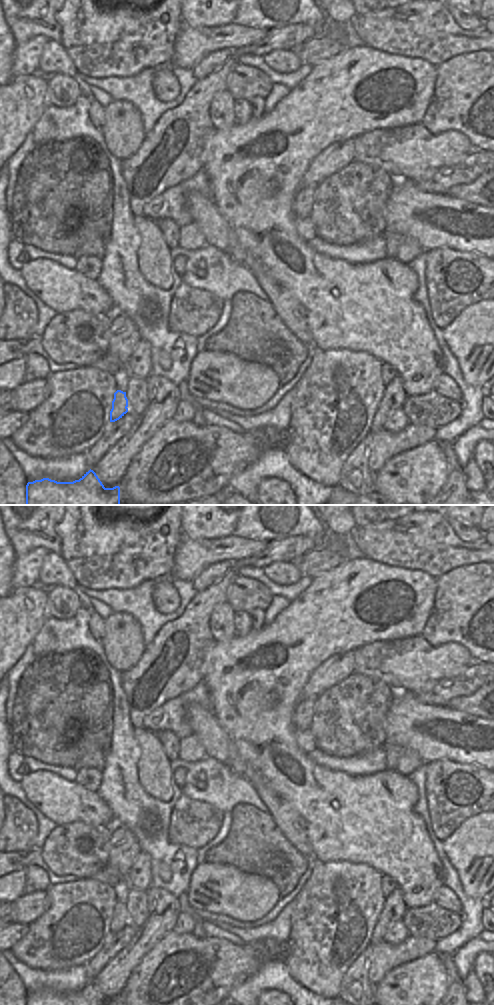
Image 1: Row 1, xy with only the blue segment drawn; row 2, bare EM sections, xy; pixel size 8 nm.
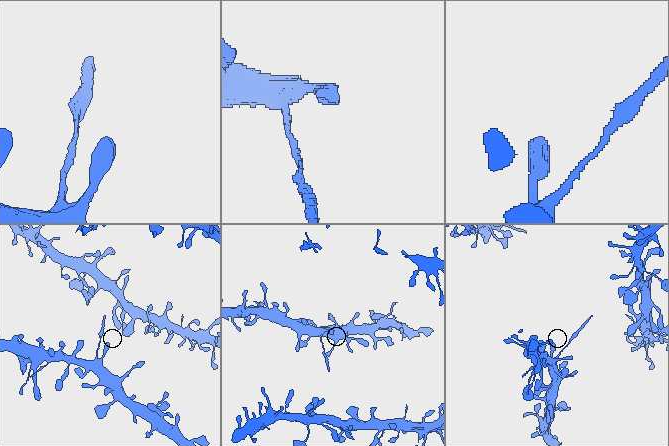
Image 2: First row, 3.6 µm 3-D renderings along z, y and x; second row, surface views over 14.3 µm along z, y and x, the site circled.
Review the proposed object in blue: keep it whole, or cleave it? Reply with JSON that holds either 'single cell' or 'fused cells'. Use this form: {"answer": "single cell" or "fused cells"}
{"answer": "fused cells"}

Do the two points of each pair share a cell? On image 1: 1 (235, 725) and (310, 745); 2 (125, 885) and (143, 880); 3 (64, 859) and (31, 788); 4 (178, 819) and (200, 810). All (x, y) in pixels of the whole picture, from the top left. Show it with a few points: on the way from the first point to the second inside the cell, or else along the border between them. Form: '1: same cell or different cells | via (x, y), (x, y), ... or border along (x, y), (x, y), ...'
1: different cells | border along (295, 730), (295, 742), (307, 754)
2: same cell | via (129, 882), (139, 880)
3: different cells | border along (81, 821), (73, 821), (58, 826)
4: same cell | via (183, 819), (188, 819), (195, 815)

